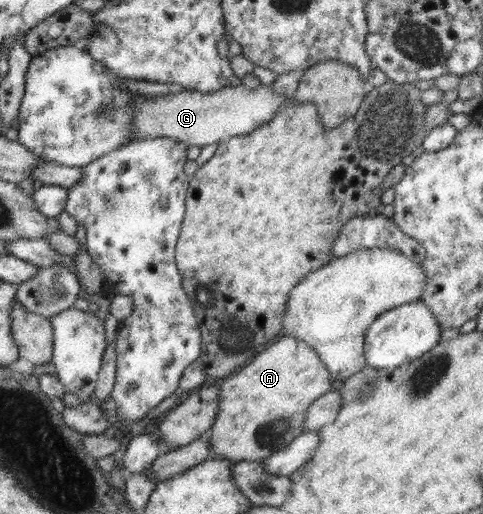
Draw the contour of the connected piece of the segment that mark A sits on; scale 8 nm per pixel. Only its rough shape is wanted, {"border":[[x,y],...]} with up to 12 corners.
{"border":[[281,335],[219,386],[211,458],[263,461],[330,372]]}

